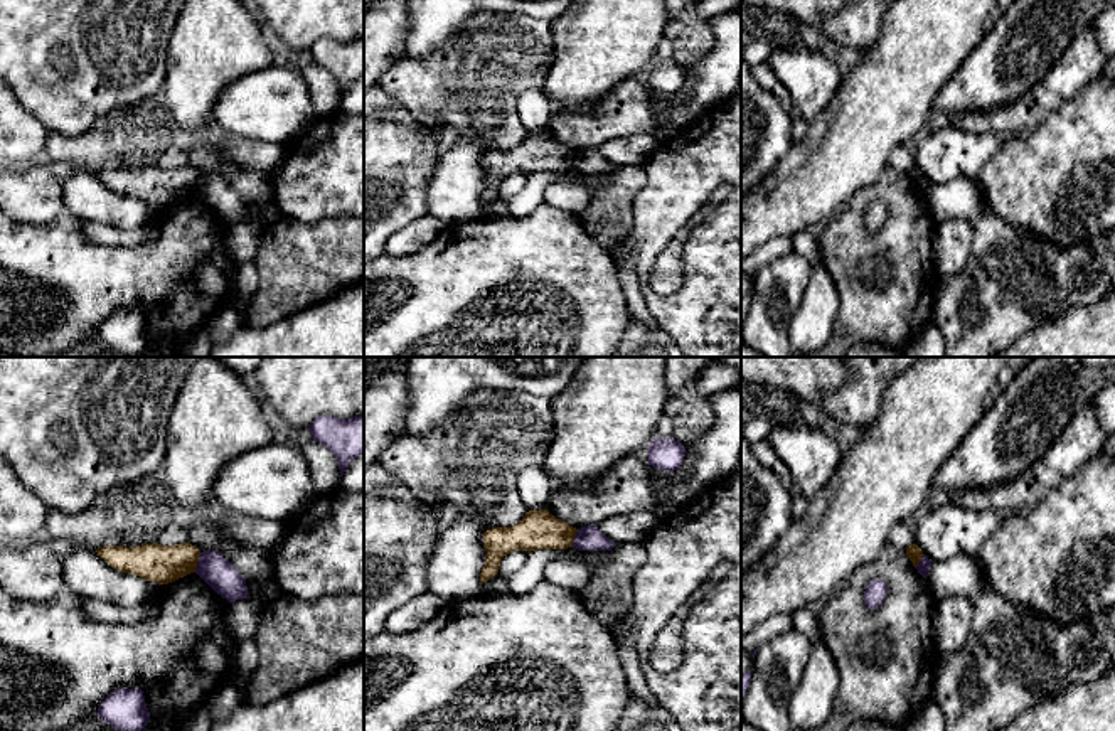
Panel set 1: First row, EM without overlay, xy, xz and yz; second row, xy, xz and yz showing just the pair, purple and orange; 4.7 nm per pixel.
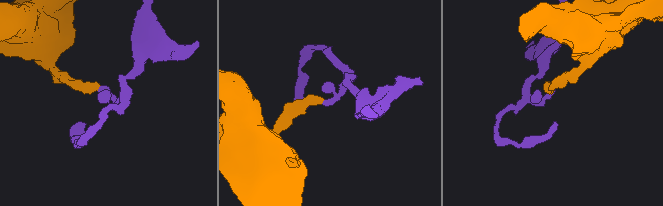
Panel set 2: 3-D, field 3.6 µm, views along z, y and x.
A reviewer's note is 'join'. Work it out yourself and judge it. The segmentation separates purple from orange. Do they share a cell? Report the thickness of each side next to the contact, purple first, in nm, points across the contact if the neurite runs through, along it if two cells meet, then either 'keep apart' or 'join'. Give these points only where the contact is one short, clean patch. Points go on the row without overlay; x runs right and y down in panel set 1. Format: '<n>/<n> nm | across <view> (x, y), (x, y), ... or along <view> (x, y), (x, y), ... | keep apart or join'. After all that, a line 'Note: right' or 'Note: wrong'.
150/180 nm | along xy (201, 176), (194, 194) | keep apart
Note: wrong

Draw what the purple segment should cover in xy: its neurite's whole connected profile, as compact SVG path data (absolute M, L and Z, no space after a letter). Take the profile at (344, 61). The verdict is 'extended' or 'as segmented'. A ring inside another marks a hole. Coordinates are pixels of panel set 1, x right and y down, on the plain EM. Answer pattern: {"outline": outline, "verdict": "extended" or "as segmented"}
{"outline": "M364 35L350 42L318 39L308 52L337 79L340 99L354 81L364 77Z", "verdict": "as segmented"}

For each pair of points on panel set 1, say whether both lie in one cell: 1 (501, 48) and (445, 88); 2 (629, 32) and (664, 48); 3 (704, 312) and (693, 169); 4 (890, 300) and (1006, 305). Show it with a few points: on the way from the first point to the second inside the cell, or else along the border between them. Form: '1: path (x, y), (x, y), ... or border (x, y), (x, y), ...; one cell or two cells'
1: path (487, 61), (464, 85), (458, 85); one cell
2: border (666, 34), (657, 46), (656, 59); two cells
3: path (659, 304), (644, 285), (644, 243), (659, 214); one cell
4: border (935, 298), (930, 320); two cells

